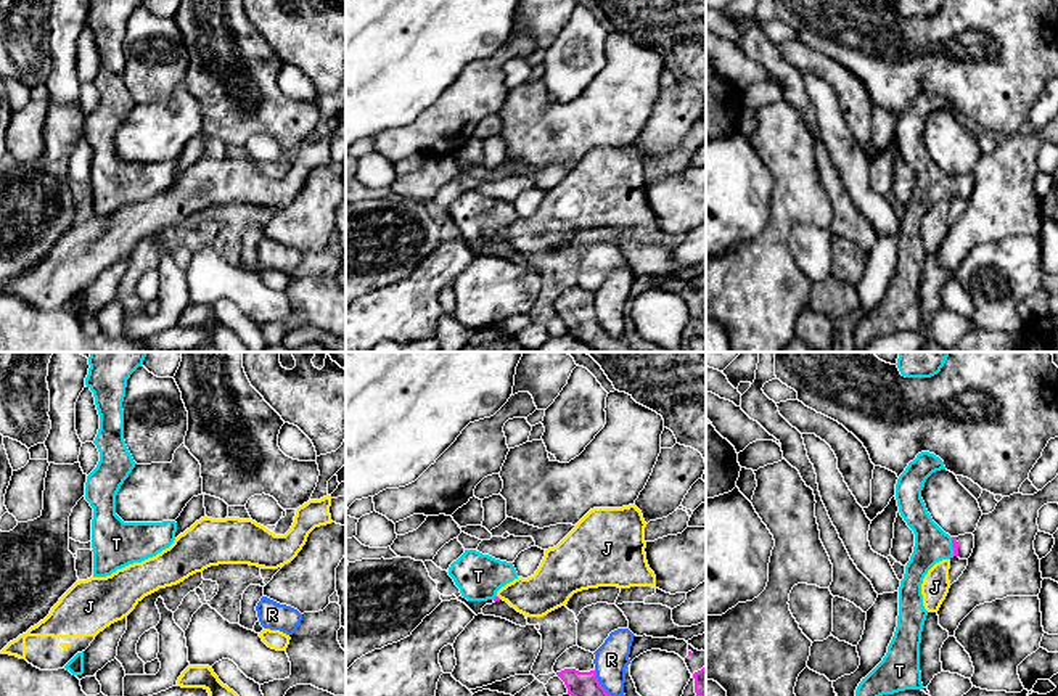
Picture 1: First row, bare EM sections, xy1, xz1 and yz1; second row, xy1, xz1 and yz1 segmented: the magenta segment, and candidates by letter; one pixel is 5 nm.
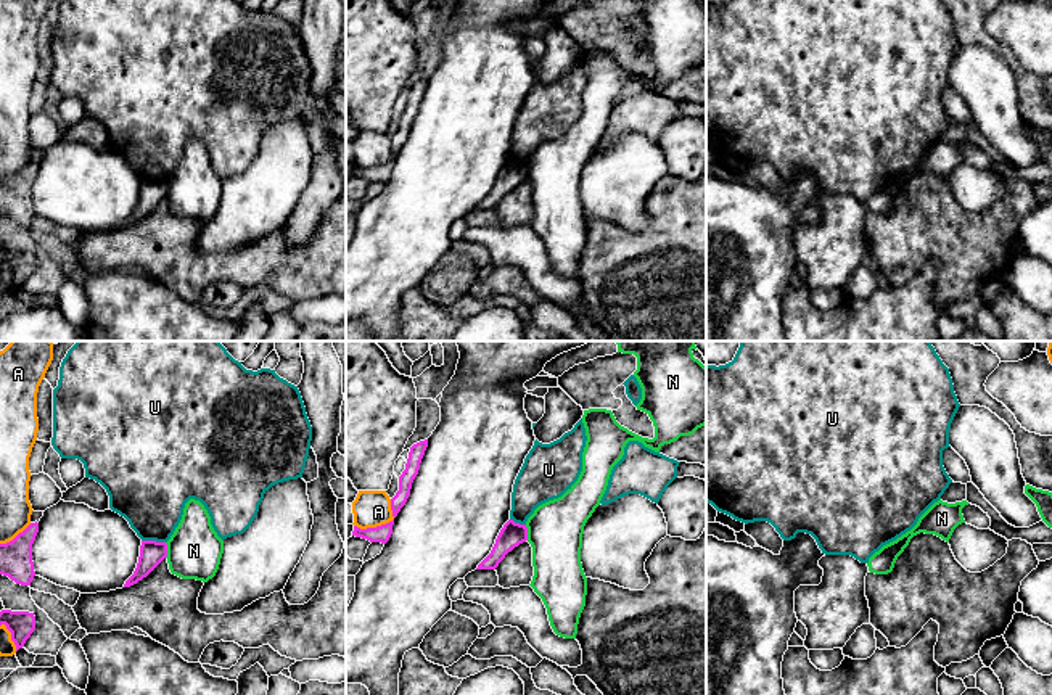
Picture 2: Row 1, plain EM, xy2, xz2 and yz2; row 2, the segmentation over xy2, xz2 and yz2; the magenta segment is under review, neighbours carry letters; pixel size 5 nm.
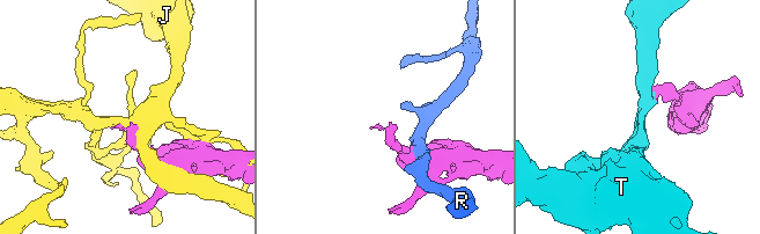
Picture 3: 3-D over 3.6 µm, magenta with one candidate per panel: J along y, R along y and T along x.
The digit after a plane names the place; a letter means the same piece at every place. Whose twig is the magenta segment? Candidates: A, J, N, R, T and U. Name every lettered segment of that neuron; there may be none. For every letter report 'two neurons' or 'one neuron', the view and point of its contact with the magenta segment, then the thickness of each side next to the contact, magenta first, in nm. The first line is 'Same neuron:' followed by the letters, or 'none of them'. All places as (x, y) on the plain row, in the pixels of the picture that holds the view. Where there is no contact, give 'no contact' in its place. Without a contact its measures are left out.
Same neuron: T
A: two neurons; meets magenta in xz2 at (383, 164); 80 nm thick on the magenta side, 180 nm on the other
J: two neurons; no contact
N: two neurons; meets magenta in xy2 at (166, 190); 120 nm thick on the magenta side, 280 nm on the other
R: two neurons; meets magenta in xz1 at (605, 330); 150 nm thick on the magenta side, 170 nm on the other
T: one neuron; meets magenta in yz1 at (952, 187); 30 nm thick on the magenta side, 180 nm on the other
U: two neurons; meets magenta in xy2 at (153, 180); 120 nm thick on the magenta side, 380 nm on the other

